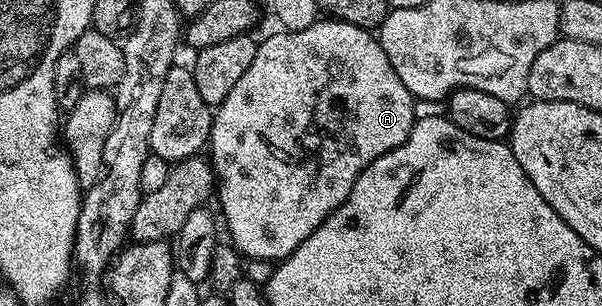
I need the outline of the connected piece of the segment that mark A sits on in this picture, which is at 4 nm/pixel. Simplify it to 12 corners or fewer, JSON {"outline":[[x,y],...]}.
{"outline":[[375,34],[257,44],[210,166],[245,260],[287,259],[397,148]]}

